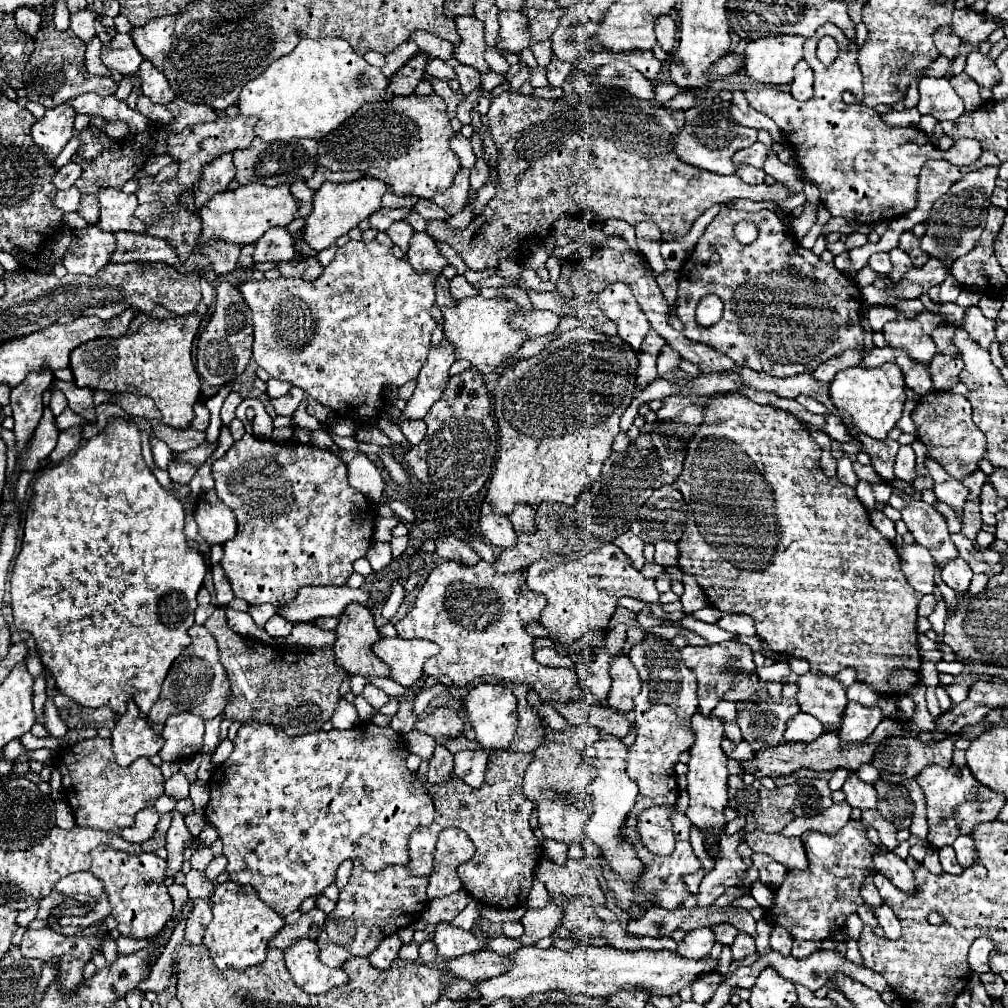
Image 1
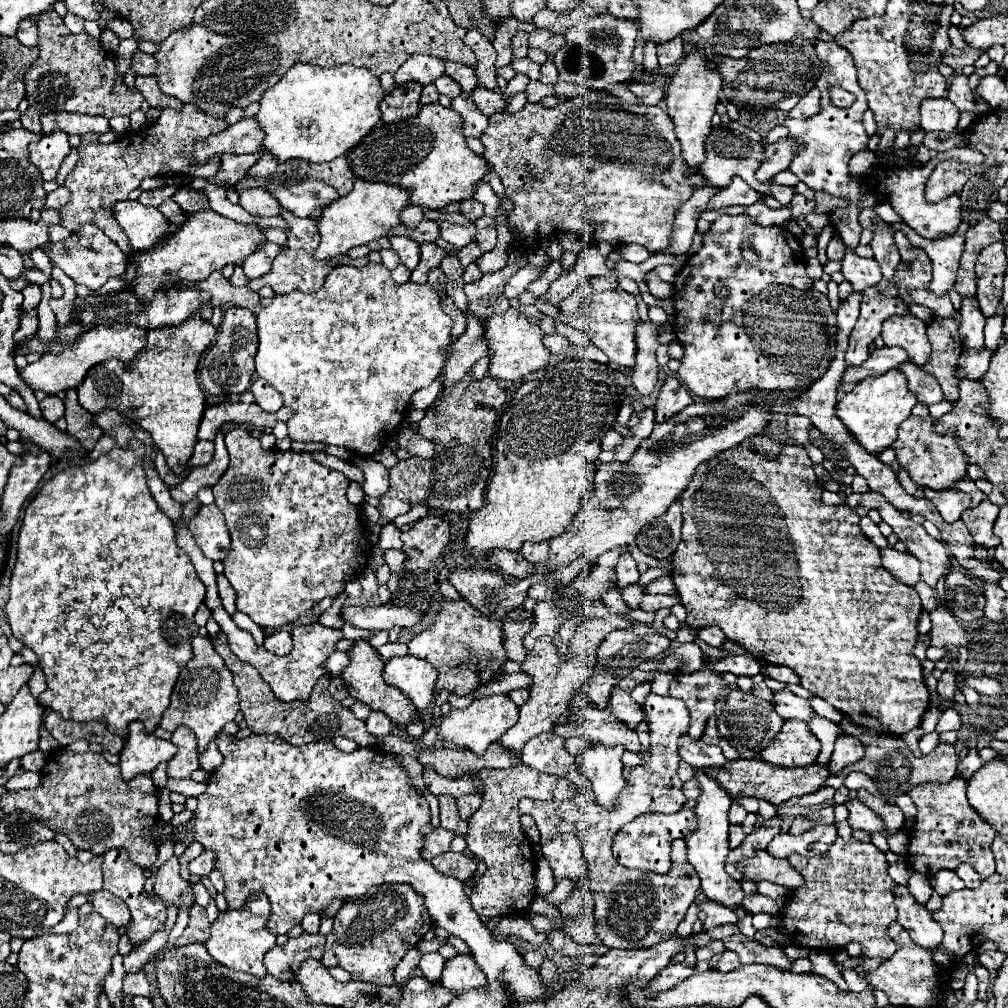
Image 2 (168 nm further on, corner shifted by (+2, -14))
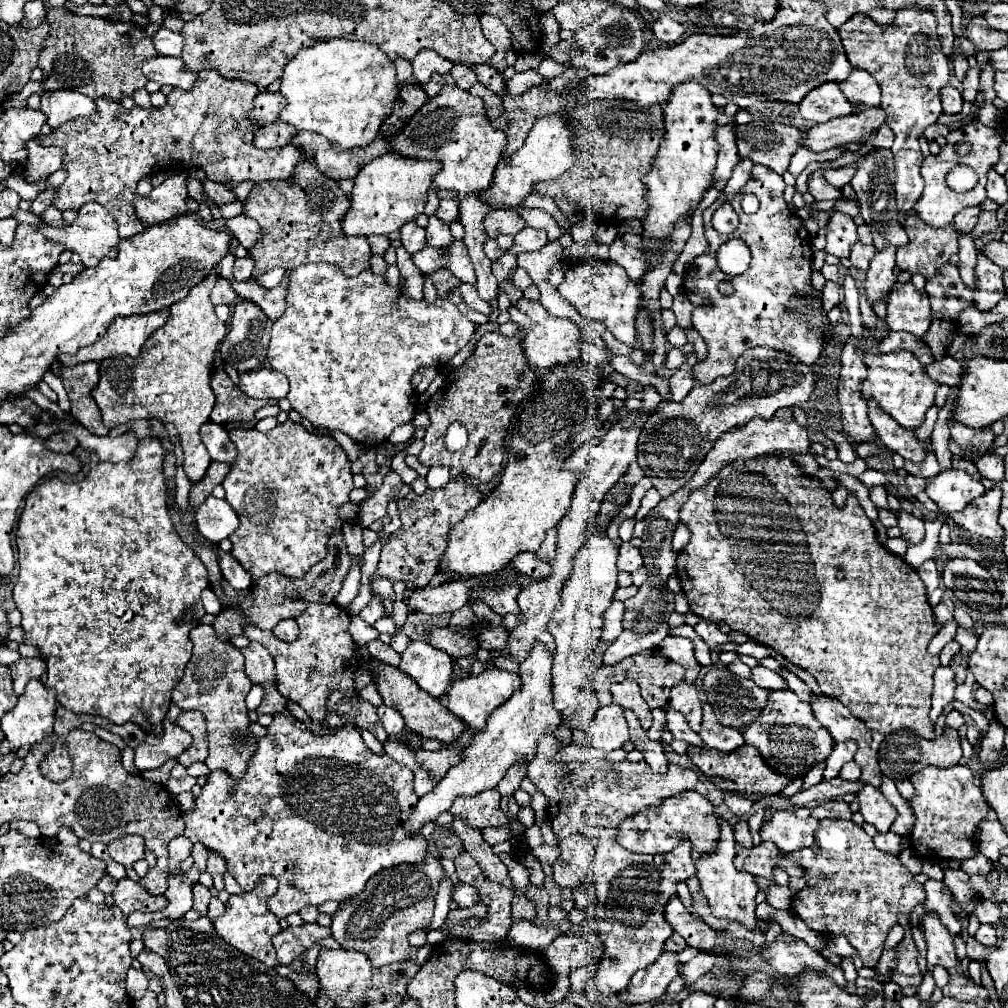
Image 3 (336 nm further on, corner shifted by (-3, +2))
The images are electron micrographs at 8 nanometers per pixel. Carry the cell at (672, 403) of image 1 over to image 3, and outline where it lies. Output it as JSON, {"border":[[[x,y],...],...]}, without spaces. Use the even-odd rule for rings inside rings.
{"border":[[[681,368],[673,372],[673,376],[669,378],[669,382],[671,382],[671,400],[683,398],[695,386],[695,378],[691,376],[691,372],[681,370]]]}

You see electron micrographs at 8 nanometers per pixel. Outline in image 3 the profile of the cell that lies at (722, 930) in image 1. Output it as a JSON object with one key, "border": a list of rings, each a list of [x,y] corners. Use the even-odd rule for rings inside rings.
{"border":[[[673,896],[665,904],[665,920],[673,928],[673,932],[683,936],[687,946],[697,948],[701,952],[713,948],[717,932],[713,932],[705,922],[697,920],[693,914],[689,914],[689,910],[683,906],[683,902],[677,896]]]}

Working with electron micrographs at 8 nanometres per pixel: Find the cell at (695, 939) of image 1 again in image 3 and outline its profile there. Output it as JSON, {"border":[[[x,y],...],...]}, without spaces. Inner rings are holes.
{"border":[[[663,952],[657,962],[649,964],[649,968],[637,970],[629,986],[617,994],[619,1000],[625,1004],[643,1004],[653,1002],[661,994],[665,994],[669,982],[677,976],[675,956],[675,952]]]}

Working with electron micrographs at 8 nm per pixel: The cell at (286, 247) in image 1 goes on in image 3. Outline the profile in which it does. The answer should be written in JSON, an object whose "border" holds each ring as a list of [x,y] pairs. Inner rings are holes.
{"border":[[[235,216],[231,220],[225,222],[227,228],[231,230],[231,234],[239,240],[239,244],[243,248],[253,248],[253,242],[257,242],[257,236],[259,236],[259,228],[257,228],[257,222],[255,220],[249,220],[247,216]]]}

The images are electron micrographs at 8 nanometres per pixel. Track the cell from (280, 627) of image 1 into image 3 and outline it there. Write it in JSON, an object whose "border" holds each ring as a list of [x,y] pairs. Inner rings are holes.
{"border":[[[289,618],[289,620],[281,620],[281,622],[273,628],[273,634],[275,634],[279,640],[291,642],[291,640],[295,640],[295,636],[299,634],[297,622],[295,622],[293,618]]]}

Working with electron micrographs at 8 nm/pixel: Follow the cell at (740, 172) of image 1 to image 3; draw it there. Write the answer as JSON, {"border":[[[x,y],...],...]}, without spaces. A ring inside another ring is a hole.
{"border":[[[741,158],[741,160],[739,160],[739,164],[733,168],[733,174],[731,174],[731,178],[729,178],[729,186],[727,186],[727,190],[725,190],[729,196],[735,196],[735,194],[745,186],[745,182],[749,180],[751,168],[753,168],[753,162],[751,162],[749,158]]]}

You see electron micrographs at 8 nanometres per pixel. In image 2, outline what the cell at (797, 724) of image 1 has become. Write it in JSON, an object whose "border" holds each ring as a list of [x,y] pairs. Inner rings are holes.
{"border":[[[786,720],[784,728],[780,730],[780,736],[776,736],[776,740],[772,740],[772,744],[764,748],[760,756],[770,764],[782,764],[784,768],[792,768],[816,762],[818,752],[820,742],[810,732],[808,724],[800,720]]]}

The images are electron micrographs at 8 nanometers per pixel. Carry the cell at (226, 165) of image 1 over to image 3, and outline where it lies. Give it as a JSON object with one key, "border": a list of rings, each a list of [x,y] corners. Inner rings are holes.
{"border":[[[277,120],[277,122],[269,124],[269,126],[263,126],[257,132],[255,144],[259,148],[283,148],[283,146],[287,146],[293,140],[295,134],[297,134],[297,130],[293,126]]]}

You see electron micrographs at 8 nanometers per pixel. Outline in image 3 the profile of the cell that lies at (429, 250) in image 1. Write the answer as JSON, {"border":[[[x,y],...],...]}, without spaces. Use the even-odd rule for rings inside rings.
{"border":[[[437,216],[429,218],[429,224],[427,224],[425,230],[427,230],[427,244],[433,246],[433,248],[449,246],[453,242],[453,236],[449,232],[449,224],[439,220]]]}

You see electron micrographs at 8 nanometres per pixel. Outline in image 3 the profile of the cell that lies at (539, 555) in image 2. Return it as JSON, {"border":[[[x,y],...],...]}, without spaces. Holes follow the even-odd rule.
{"border":[[[551,528],[541,544],[541,548],[537,550],[537,556],[545,562],[551,562],[555,558],[555,552],[557,552],[557,530]]]}

